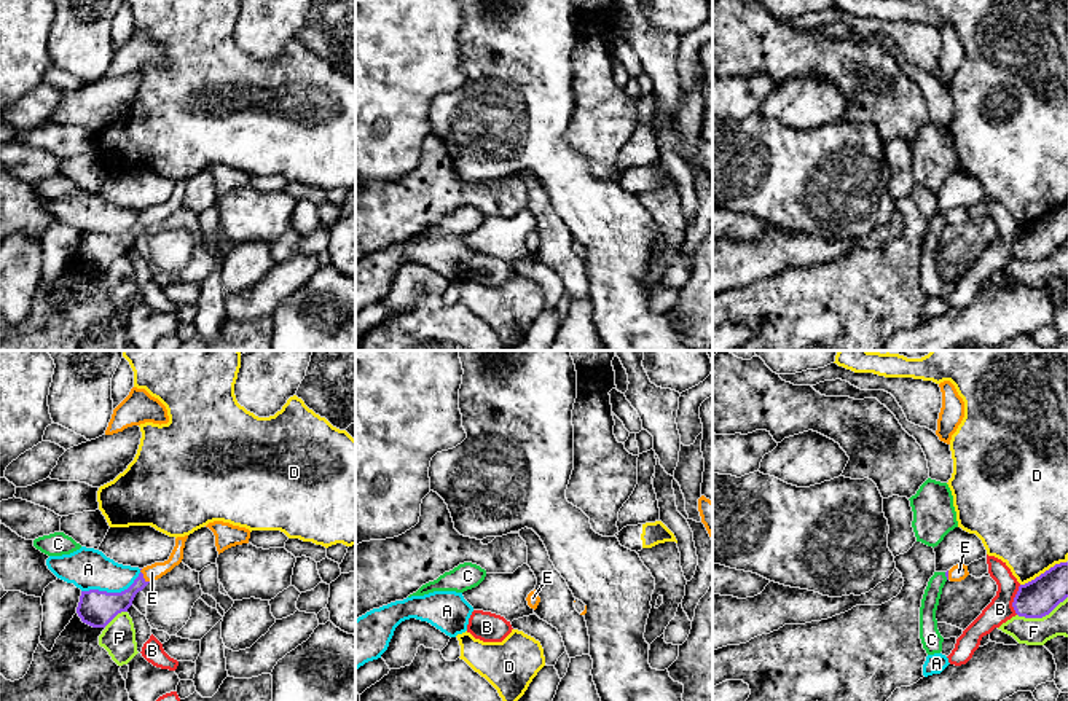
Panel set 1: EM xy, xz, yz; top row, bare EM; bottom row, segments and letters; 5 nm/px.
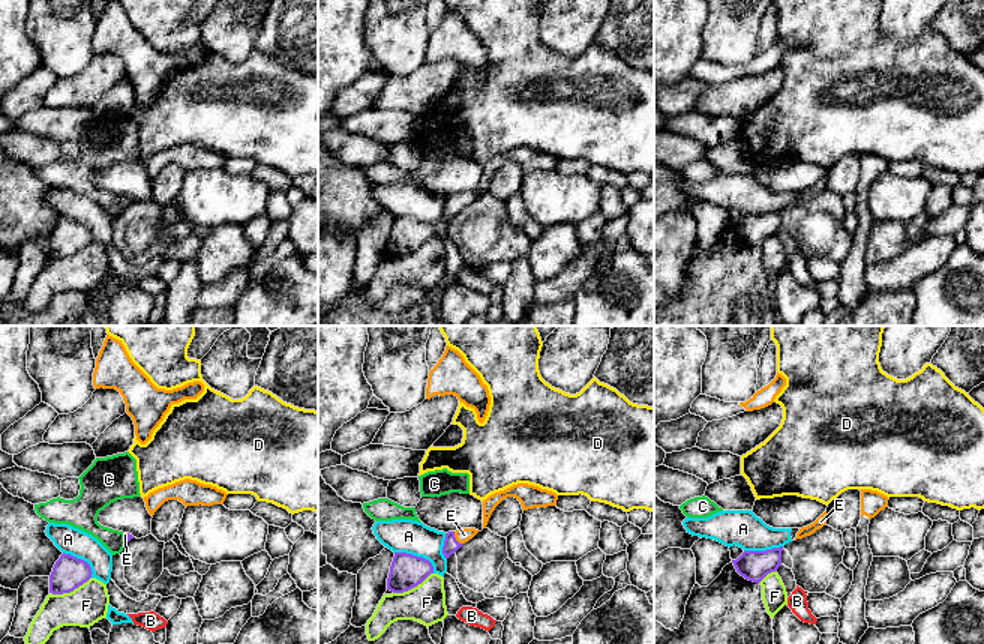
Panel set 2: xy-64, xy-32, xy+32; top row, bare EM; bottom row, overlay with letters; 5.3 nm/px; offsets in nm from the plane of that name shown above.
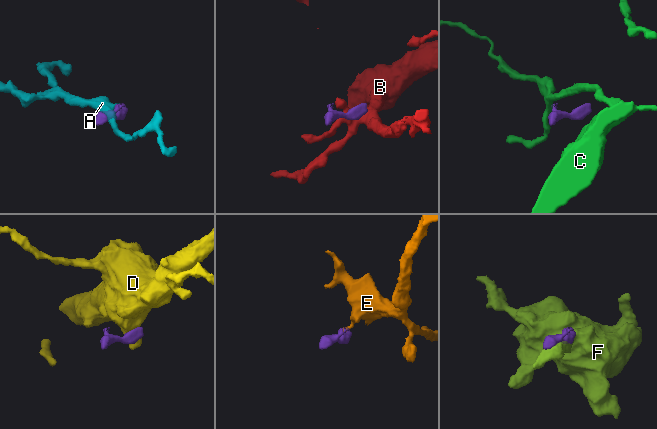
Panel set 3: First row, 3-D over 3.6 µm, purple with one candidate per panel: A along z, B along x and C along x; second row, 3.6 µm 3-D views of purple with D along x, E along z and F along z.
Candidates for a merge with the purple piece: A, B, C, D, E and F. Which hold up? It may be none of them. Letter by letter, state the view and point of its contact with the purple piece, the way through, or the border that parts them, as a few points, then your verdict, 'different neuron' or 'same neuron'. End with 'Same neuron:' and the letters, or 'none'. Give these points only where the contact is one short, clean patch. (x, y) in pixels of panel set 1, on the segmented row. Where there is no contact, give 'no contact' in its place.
A: xy (112, 593) | along xy (141, 572), (120, 591), (82, 591) | different neuron
B: yz (1014, 599) | along yz (1020, 585), (1013, 603), (1016, 614) | different neuron
C: yz (946, 575) | along yz (944, 572), (947, 579) | different neuron
D: yz (1044, 572) | along yz (1065, 561), (1056, 563), (1020, 585) | different neuron
E: xy (142, 577) | across xy (102, 606), (120, 603), (142, 577), (152, 572) | same neuron
F: yz (1041, 617) | different neuron
Same neuron: E

